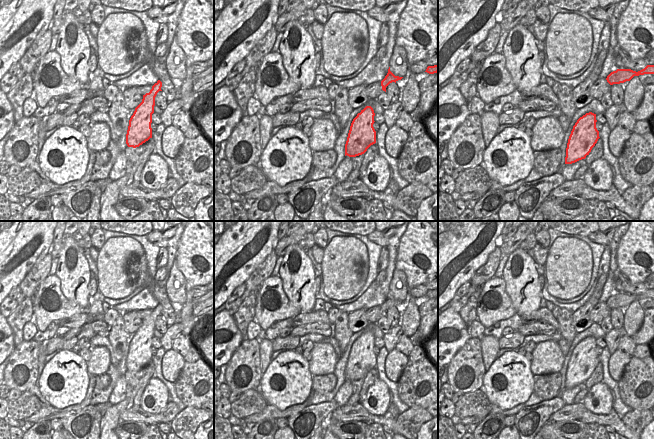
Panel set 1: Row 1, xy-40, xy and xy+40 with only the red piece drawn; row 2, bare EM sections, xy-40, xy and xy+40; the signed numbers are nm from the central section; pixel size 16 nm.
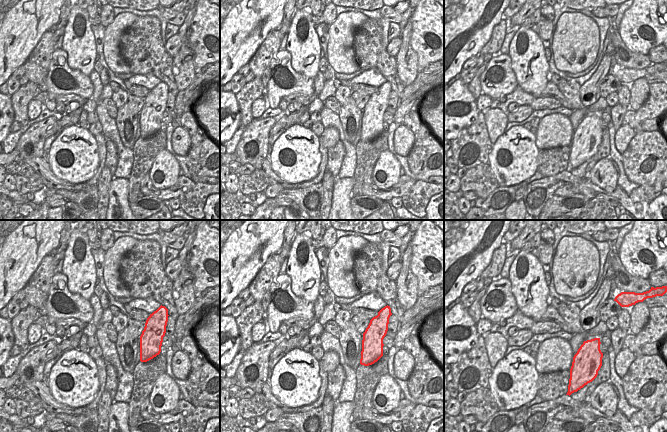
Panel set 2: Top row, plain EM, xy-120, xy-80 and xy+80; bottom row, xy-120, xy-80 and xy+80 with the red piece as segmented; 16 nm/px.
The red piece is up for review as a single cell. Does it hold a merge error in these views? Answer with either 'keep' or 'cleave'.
cleave

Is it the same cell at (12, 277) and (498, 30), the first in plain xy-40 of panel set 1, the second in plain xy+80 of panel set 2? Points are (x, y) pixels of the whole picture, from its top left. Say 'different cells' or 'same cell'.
different cells

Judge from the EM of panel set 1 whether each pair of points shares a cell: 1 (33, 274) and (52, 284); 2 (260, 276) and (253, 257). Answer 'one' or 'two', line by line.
1: two
2: two

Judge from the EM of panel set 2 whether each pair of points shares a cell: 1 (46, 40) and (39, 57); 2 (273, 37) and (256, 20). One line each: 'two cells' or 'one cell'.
1: one cell
2: two cells

